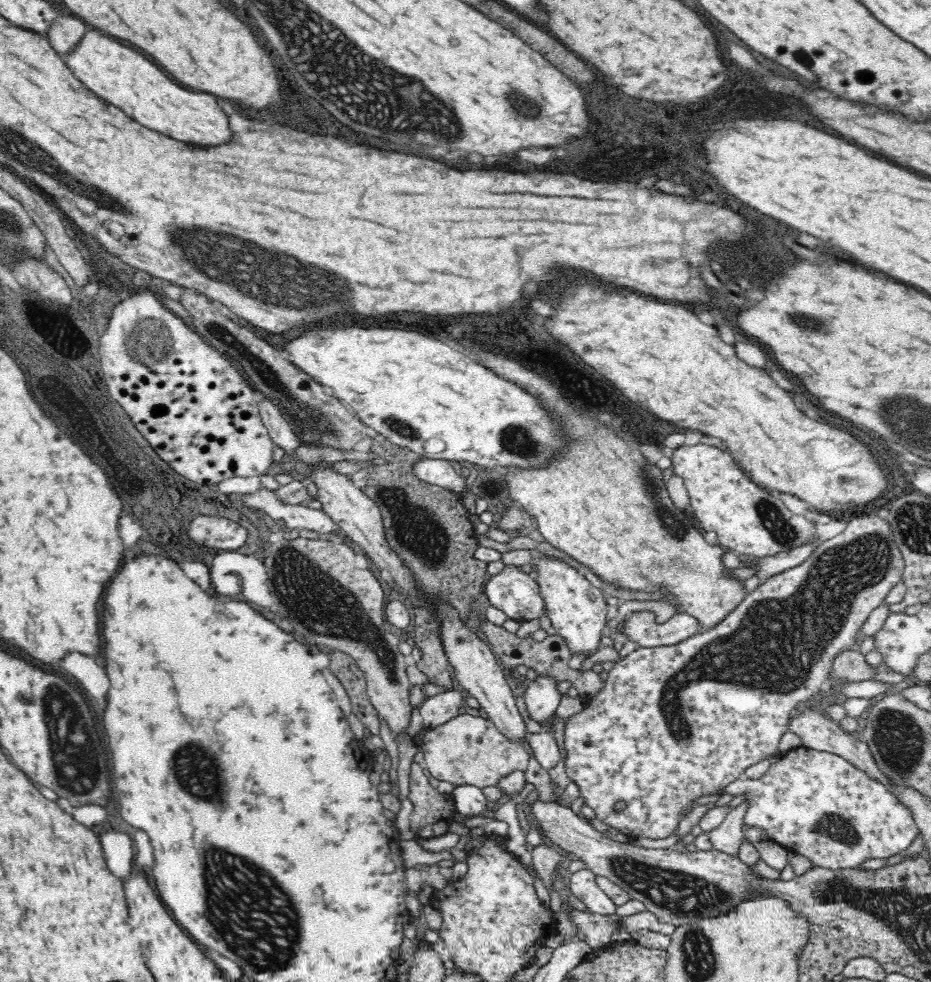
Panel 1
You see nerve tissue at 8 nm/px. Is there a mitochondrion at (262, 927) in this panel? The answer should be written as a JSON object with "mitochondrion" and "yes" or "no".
{"mitochondrion":"yes"}

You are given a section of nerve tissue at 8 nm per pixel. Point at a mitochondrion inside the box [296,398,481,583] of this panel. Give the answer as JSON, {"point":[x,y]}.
{"point":[429,544]}

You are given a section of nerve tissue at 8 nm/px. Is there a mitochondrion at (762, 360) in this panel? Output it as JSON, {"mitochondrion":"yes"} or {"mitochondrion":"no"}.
{"mitochondrion":"no"}

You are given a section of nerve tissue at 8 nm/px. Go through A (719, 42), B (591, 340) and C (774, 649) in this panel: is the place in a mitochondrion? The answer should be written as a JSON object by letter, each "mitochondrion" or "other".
{"A":"other","B":"other","C":"mitochondrion"}

